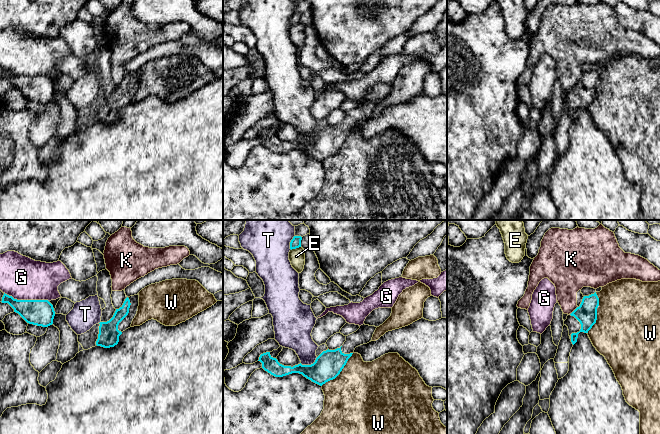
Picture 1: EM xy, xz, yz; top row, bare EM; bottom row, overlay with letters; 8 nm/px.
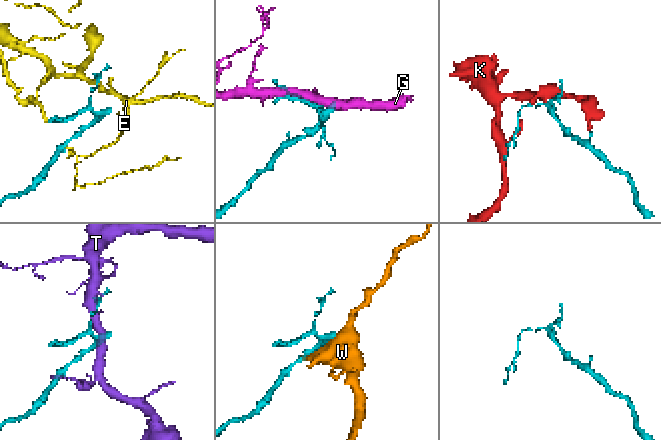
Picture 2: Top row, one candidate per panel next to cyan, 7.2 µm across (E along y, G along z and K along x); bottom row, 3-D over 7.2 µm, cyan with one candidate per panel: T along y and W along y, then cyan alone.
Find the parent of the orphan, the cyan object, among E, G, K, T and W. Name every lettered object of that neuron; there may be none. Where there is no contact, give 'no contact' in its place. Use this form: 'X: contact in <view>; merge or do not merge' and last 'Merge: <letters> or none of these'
E: contact in xz; do not merge
G: contact in xy; do not merge
K: contact in yz; do not merge
T: contact in xz; do not merge
W: contact in yz; do not merge
Merge: none of these

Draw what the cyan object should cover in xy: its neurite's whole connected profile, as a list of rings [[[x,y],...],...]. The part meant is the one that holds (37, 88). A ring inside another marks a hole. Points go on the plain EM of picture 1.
[[[4,69],[2,79],[8,79],[27,99],[48,103],[53,100],[55,87],[48,76],[17,76]]]

